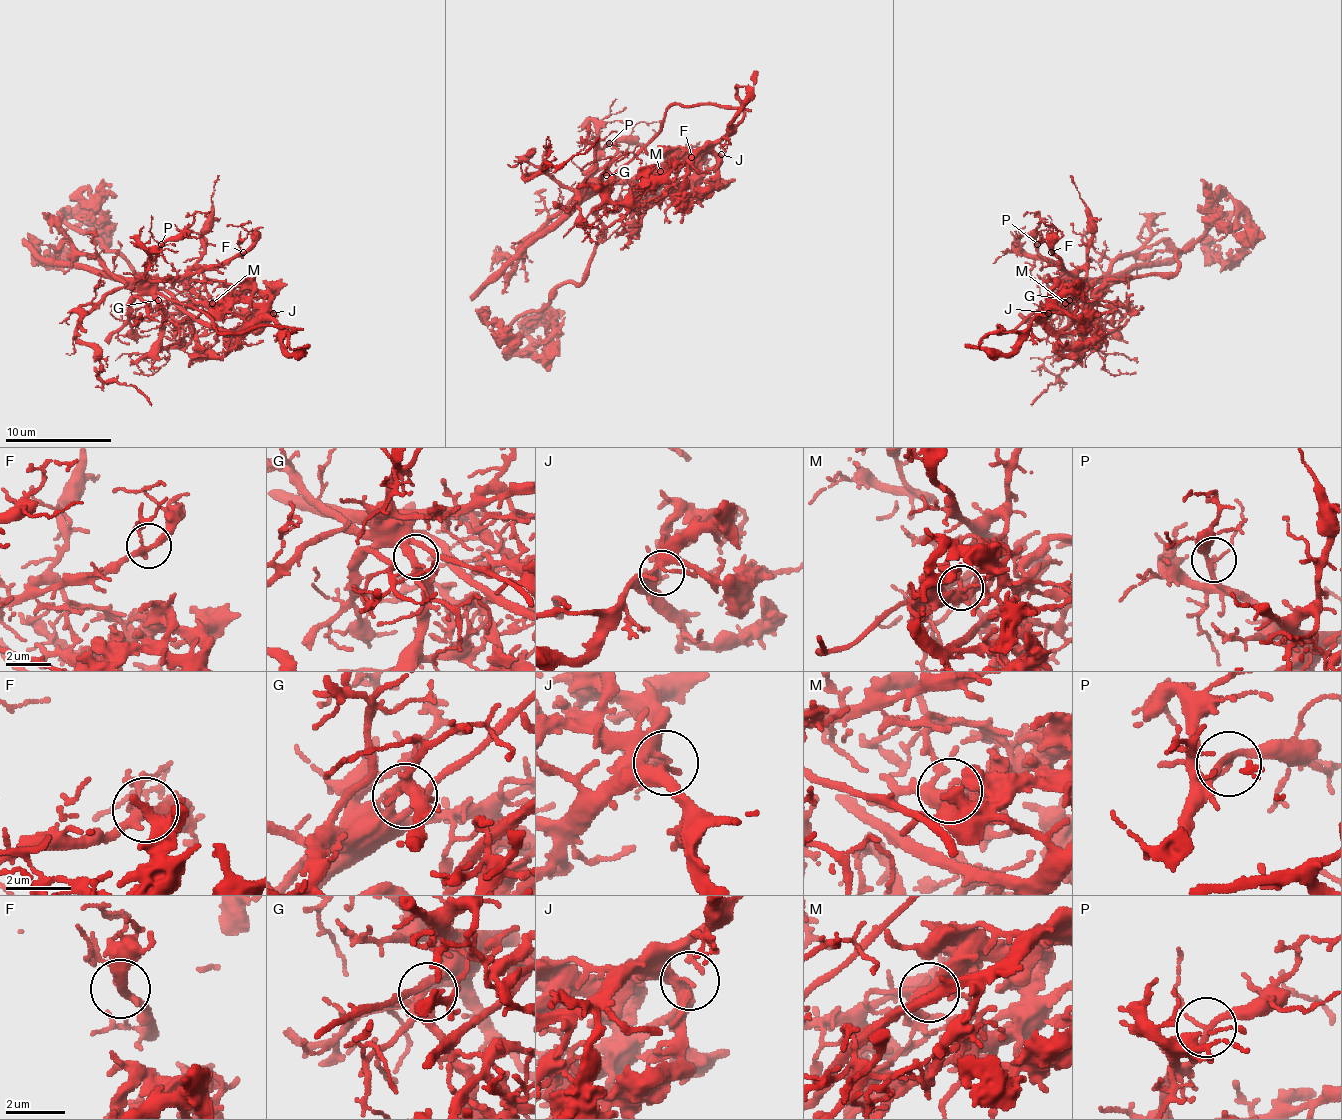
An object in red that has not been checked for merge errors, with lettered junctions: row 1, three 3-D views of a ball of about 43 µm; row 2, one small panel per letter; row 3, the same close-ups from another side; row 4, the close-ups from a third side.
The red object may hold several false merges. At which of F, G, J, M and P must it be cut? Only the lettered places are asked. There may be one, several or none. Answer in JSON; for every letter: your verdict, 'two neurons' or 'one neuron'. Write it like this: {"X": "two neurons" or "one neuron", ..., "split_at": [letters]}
{"F": "one neuron", "G": "one neuron", "J": "one neuron", "M": "two neurons", "P": "one neuron", "split_at": ["M"]}

